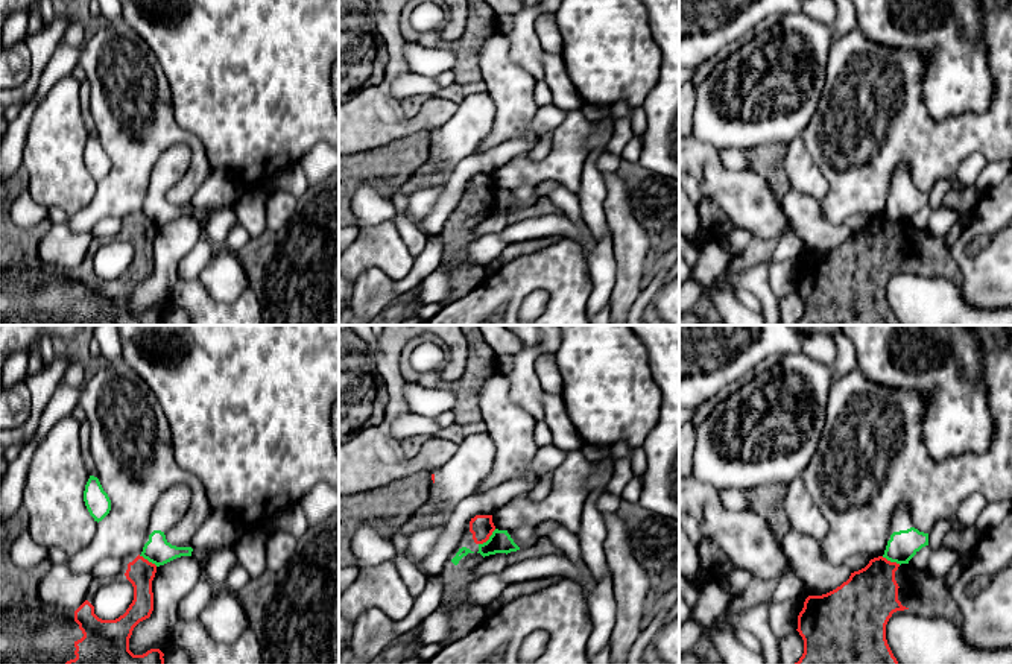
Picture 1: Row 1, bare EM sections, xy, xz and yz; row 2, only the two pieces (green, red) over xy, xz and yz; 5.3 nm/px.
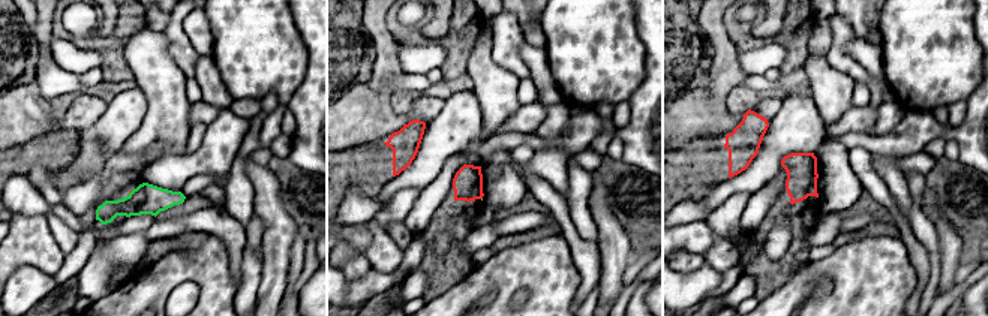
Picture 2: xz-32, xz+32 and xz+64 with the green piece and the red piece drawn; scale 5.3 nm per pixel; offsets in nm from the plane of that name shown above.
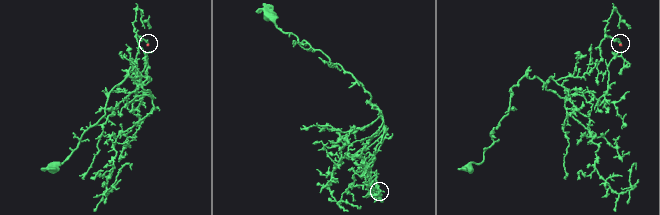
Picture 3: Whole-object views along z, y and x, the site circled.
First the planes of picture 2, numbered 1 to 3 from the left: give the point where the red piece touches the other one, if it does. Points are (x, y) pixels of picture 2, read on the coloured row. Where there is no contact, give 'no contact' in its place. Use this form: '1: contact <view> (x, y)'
1: contact xz-32 (131, 192)
2: no contact
3: no contact

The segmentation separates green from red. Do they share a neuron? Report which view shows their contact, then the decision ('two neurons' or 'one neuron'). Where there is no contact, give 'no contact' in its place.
contact in xz; two neurons

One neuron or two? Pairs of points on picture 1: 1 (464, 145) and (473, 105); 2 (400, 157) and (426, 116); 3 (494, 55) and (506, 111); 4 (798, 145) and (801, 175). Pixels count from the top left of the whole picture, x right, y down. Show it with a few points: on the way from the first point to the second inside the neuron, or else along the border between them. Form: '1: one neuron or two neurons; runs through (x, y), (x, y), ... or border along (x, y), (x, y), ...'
1: one neuron; runs through (464, 135), (473, 122), (473, 114)
2: two neurons; border along (412, 129), (430, 131), (433, 134)
3: one neuron; runs through (497, 69), (506, 81), (506, 98)
4: one neuron; runs through (798, 152), (800, 167)

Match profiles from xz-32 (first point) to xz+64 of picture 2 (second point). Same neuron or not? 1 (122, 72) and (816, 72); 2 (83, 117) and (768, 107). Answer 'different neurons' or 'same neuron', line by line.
1: different neurons
2: same neuron

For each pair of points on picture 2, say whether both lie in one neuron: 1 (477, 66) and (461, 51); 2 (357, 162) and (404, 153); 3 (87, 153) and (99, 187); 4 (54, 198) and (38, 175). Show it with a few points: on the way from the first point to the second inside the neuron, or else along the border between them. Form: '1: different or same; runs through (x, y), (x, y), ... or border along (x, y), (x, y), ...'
1: different; border along (477, 38), (465, 71)
2: same; runs through (369, 162), (381, 162), (392, 158)
3: different; border along (98, 175), (74, 184), (65, 192)
4: same; runs through (48, 192), (42, 181)

